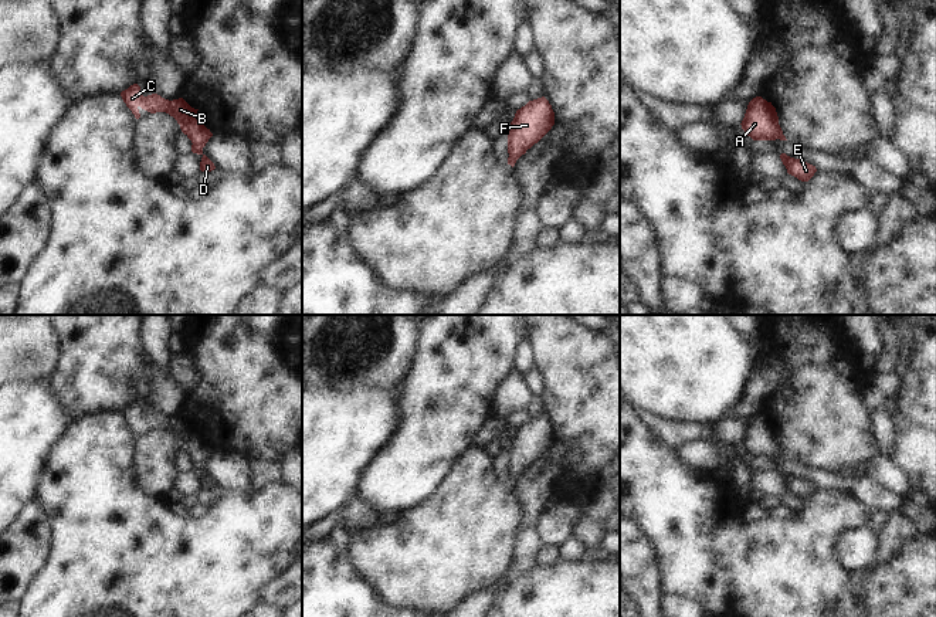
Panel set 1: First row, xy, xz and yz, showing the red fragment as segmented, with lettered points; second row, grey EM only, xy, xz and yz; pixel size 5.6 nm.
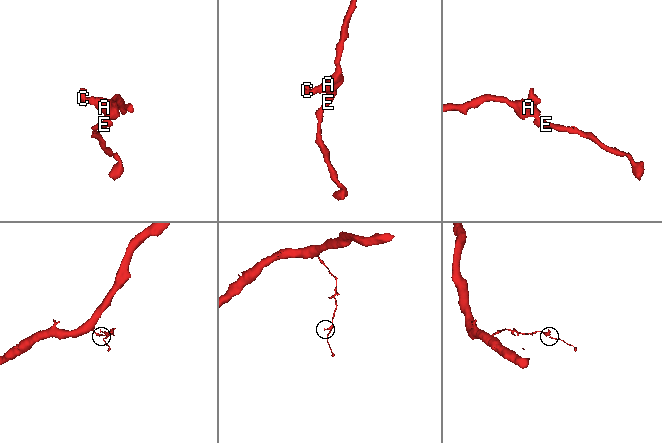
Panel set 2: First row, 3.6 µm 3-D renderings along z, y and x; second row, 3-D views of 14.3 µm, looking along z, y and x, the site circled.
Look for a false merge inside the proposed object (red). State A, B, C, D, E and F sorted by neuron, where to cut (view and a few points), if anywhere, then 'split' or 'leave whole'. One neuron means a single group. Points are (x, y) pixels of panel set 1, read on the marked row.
A B C D E F; no cut; leave whole

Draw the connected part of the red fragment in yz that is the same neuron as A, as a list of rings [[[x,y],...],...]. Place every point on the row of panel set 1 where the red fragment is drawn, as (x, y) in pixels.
[[[762,96],[749,102],[740,125],[753,140],[787,140],[779,125],[776,108]]]

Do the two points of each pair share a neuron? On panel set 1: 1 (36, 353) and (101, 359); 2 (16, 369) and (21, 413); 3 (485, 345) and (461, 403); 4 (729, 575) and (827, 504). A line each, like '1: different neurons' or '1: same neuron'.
1: different neurons
2: different neurons
3: same neuron
4: same neuron

